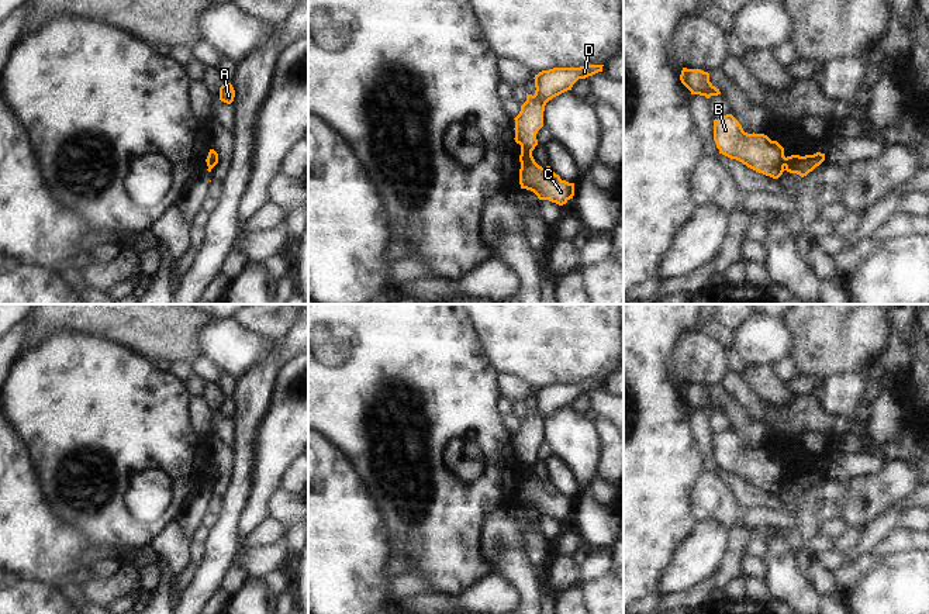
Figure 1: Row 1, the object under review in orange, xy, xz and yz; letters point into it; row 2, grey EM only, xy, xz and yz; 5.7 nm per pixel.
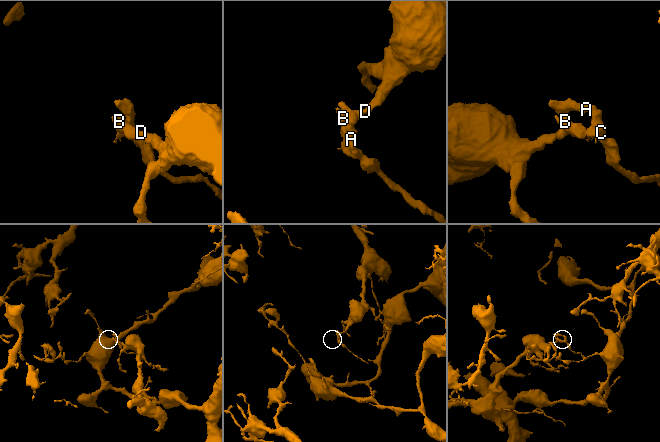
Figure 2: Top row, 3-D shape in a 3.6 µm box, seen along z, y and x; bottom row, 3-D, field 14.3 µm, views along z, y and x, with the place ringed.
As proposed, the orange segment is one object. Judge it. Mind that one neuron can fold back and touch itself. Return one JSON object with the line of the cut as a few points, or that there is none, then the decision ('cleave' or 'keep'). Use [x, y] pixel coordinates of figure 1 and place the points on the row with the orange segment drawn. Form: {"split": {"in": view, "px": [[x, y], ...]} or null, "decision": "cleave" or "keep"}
{"split": {"in": "xz", "px": [[521, 148], [527, 148], [531, 152]]}, "decision": "cleave"}

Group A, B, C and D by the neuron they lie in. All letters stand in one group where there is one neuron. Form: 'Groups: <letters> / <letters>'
Groups: A C / B D.

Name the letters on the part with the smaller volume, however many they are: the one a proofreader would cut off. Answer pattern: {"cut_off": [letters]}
{"cut_off": ["A", "C"]}

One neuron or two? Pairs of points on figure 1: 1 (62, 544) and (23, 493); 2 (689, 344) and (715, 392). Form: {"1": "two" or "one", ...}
{"1": "one", "2": "two"}

